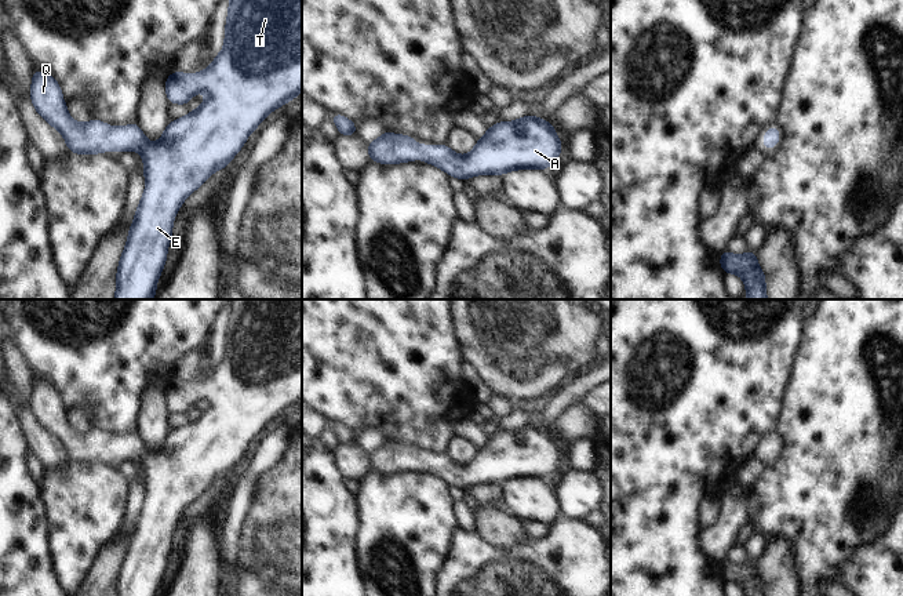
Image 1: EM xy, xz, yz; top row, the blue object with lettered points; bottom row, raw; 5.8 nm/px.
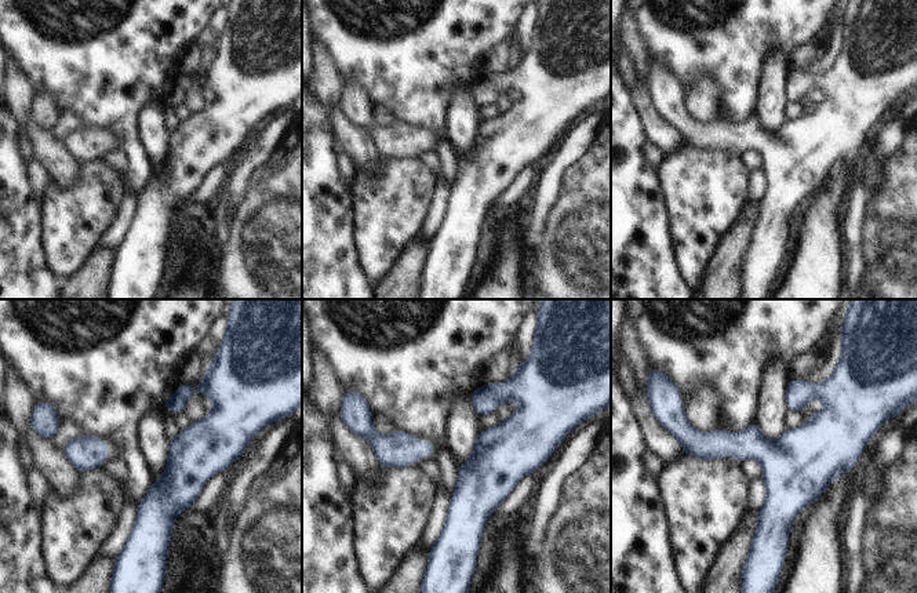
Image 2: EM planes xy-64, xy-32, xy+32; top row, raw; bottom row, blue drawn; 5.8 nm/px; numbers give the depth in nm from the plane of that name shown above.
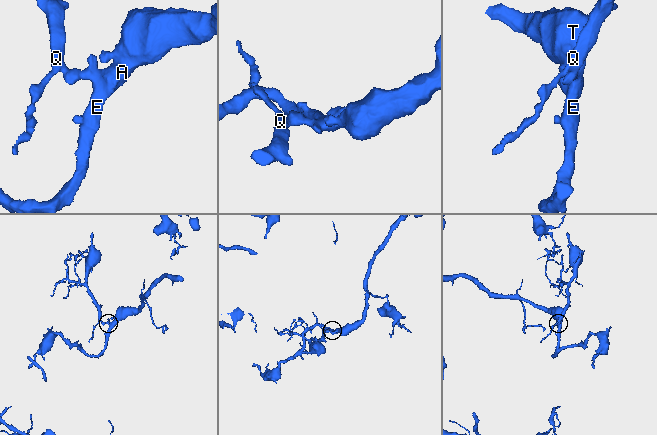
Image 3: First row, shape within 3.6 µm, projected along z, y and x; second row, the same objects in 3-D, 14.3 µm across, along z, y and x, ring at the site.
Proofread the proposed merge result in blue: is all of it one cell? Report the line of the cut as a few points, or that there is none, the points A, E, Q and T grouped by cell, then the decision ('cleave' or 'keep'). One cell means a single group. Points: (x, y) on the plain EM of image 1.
no cut; A E Q T; keep

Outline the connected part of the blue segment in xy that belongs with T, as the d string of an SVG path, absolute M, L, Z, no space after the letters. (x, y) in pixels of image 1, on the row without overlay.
M233 299L229 308L225 355L211 375L196 384L174 381L165 388L170 413L186 414L197 400L204 400L207 408L194 421L170 430L156 453L146 448L136 430L114 437L97 428L87 433L74 430L68 422L58 390L43 379L32 381L30 408L33 415L48 433L65 446L72 462L97 464L109 459L136 459L143 466L146 497L128 538L128 549L116 584L117 596L156 596L167 570L172 531L183 509L216 479L227 476L229 470L241 459L247 446L272 419L284 415L285 411L299 406L302 400L302 299Z

